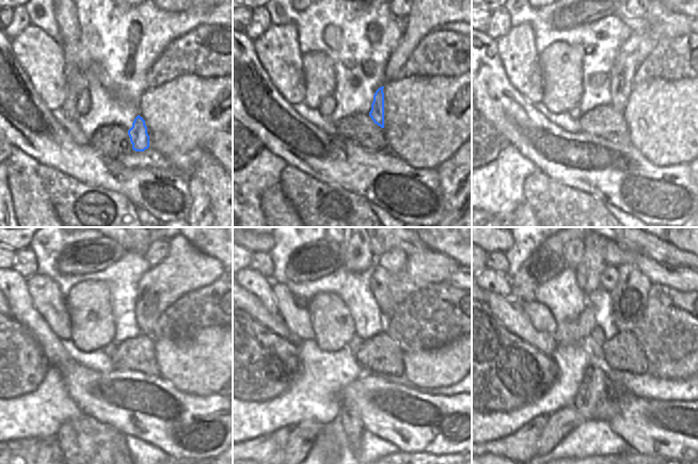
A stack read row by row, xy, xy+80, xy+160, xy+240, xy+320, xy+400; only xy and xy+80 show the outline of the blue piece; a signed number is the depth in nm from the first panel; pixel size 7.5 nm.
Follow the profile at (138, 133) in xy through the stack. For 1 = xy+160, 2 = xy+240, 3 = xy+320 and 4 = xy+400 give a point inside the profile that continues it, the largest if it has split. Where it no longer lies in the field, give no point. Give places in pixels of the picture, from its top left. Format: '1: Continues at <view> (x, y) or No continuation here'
1: Continues at xy+160 (662, 22)
2: Continues at xy+240 (185, 268)
3: Continues at xy+320 (427, 267)
4: Continues at xy+400 (608, 278)

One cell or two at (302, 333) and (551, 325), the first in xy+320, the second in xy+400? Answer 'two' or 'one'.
one

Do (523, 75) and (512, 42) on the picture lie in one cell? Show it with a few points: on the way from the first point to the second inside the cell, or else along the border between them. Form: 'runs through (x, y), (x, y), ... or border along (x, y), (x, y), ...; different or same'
runs through (522, 66), (517, 50); same

